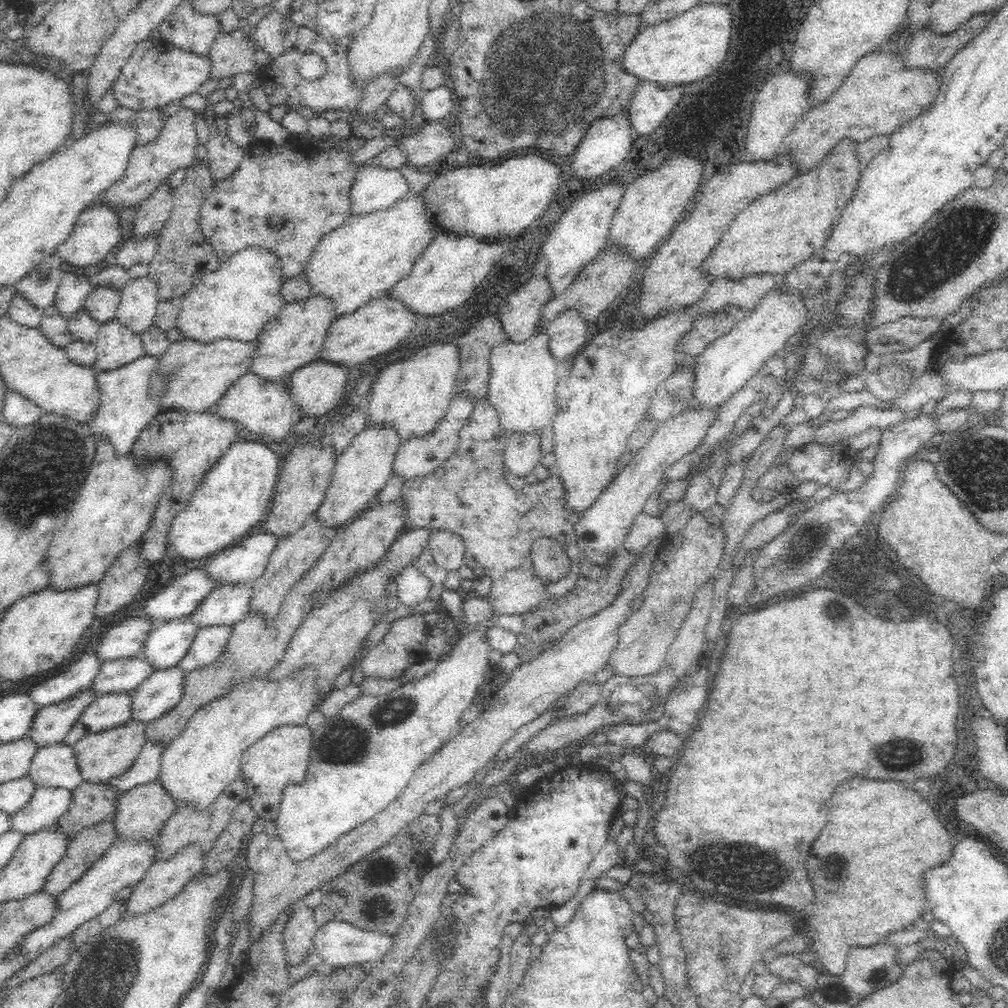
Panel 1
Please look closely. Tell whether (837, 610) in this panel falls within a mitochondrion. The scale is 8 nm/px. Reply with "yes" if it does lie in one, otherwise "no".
yes

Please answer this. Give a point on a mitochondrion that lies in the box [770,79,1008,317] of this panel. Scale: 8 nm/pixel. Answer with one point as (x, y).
(915, 279)

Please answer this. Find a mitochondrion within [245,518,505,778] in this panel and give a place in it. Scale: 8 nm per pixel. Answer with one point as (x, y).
(344, 743)

